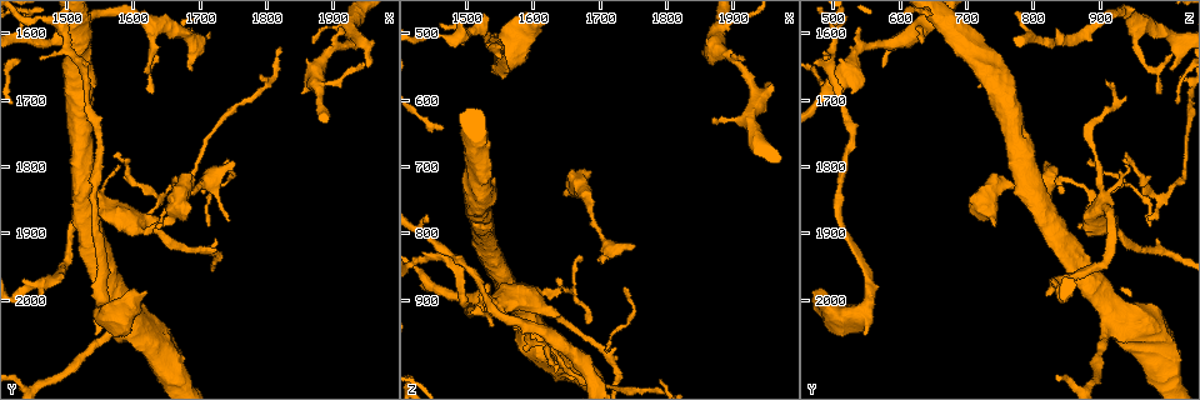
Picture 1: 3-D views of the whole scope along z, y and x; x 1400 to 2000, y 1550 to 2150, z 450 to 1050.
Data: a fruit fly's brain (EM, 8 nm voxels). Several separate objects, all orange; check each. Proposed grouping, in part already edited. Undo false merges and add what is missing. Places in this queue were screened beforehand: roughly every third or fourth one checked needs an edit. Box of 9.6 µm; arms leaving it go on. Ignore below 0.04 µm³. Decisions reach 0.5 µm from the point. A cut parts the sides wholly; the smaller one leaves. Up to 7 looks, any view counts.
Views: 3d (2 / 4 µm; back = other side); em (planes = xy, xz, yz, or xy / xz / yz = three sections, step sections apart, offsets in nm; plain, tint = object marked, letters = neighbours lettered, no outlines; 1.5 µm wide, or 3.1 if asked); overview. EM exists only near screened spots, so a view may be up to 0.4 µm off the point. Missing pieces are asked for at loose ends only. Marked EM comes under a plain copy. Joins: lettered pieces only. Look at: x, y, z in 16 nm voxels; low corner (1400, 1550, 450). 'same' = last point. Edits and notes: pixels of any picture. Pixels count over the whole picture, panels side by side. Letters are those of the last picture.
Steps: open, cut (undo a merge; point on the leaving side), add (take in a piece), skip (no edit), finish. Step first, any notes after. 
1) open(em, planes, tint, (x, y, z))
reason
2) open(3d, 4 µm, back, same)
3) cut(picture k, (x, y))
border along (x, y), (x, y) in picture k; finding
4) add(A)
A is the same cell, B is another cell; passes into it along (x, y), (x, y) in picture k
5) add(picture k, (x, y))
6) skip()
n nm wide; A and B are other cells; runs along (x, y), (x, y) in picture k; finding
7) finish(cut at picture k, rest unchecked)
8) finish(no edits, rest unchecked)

open(3d, 4 µm, (1690, 1655, 1005))
free end

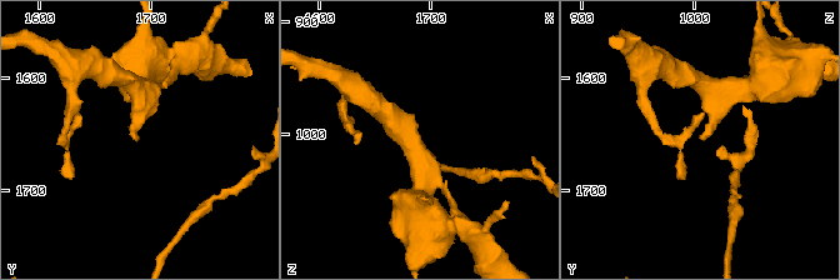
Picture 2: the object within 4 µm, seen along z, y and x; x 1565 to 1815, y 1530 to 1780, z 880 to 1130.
open(em, planes, letters, (1686, 1656, 1008))
shape alone is not enough

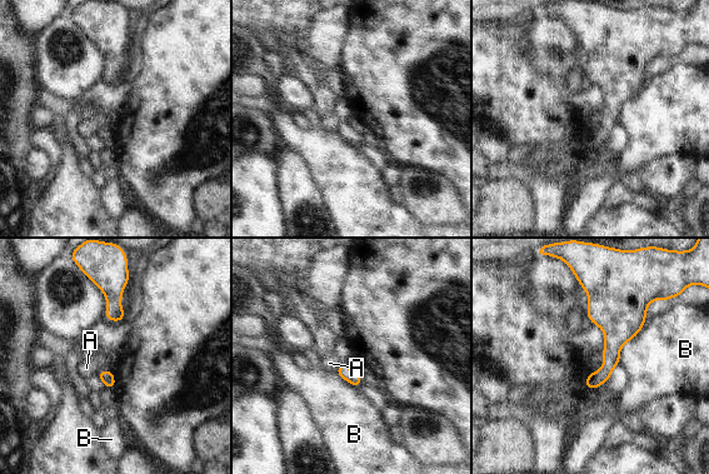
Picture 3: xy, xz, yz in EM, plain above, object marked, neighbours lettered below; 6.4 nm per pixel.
skip()
A and B are other cells; runs along (598, 315), (610, 360), (590, 385) in picture 3; no lettered piece goes on from it

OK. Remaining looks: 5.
open(3d, 4 µm, (1750, 1795, 820))
free end

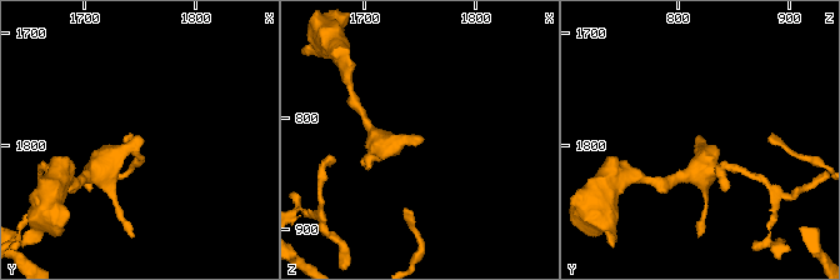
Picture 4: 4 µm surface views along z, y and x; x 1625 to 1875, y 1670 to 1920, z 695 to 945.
open(em, planes, letters, (1754, 1794, 816))
now the EM

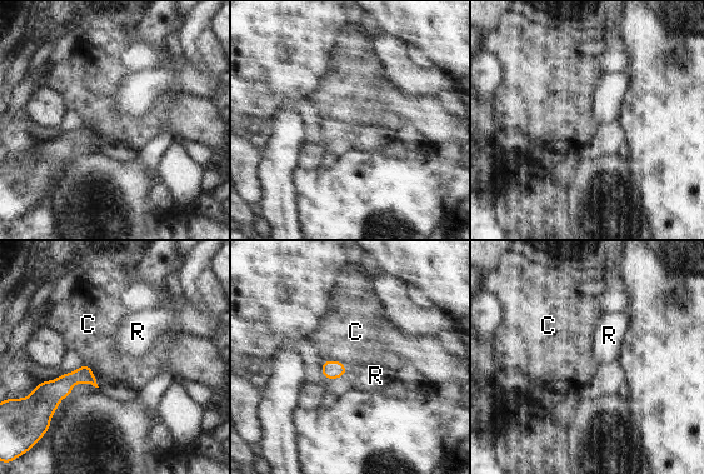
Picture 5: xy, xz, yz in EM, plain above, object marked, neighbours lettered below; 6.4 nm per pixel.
add(R)
R is the same cell, C is another cell; it goes on there

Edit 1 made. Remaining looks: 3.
open(em, xy, step 8, tint, (1585, 1790, 945))
abrupt turn

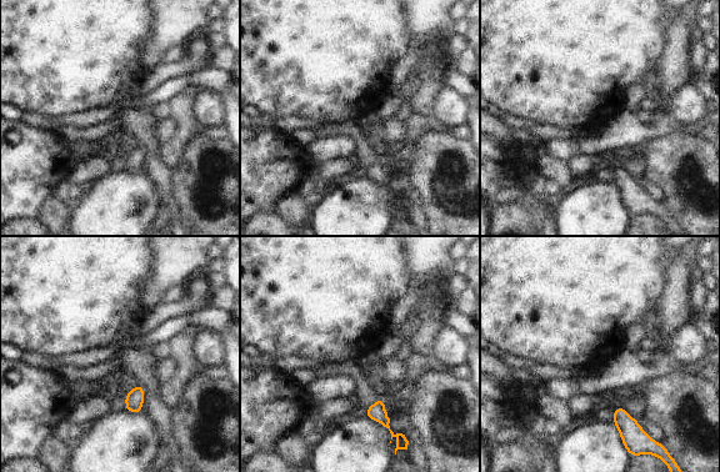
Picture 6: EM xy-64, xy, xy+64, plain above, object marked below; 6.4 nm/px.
open(em, planes, letters, same)
another direction

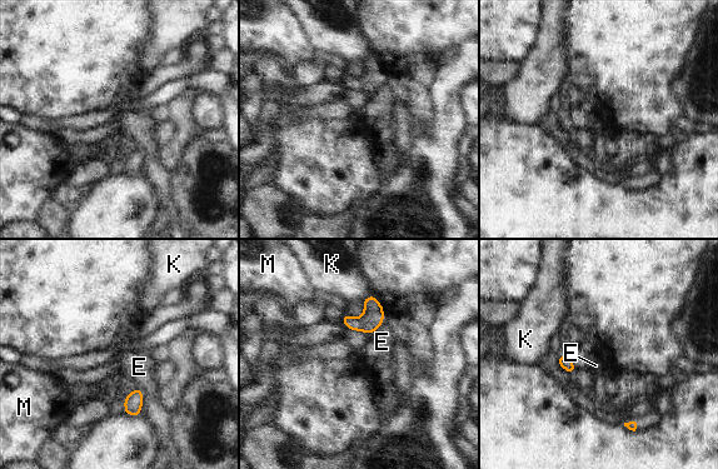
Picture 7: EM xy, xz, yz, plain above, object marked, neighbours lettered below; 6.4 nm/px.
skip()
E touches over 190 nm; E, K and M are other cells; border along (372, 293), (362, 302) in picture 7; all the same cell

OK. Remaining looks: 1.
finish(add at picture 5, rest unchecked)

